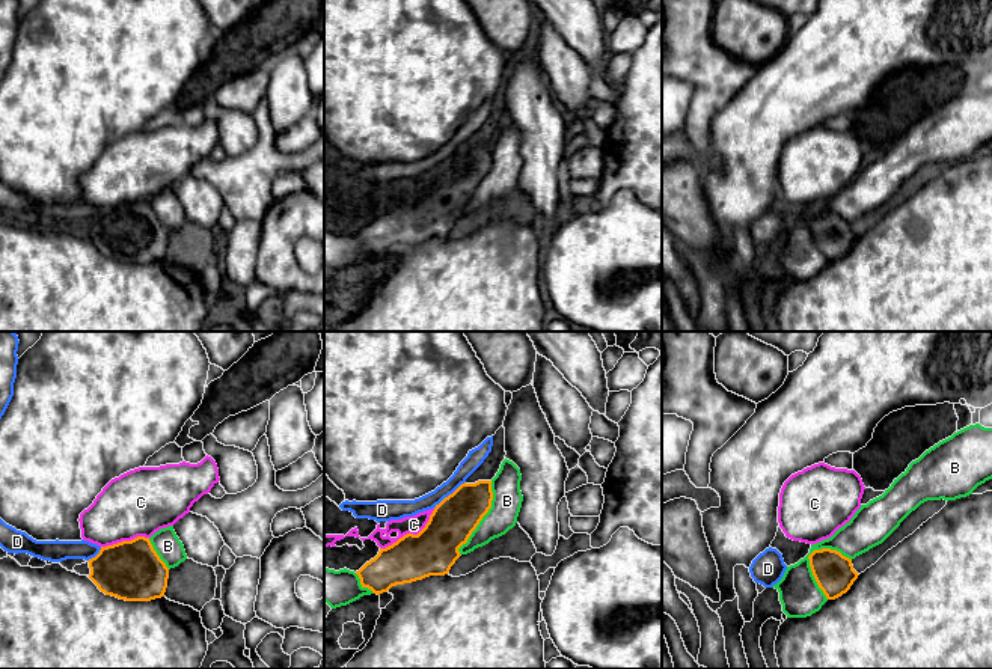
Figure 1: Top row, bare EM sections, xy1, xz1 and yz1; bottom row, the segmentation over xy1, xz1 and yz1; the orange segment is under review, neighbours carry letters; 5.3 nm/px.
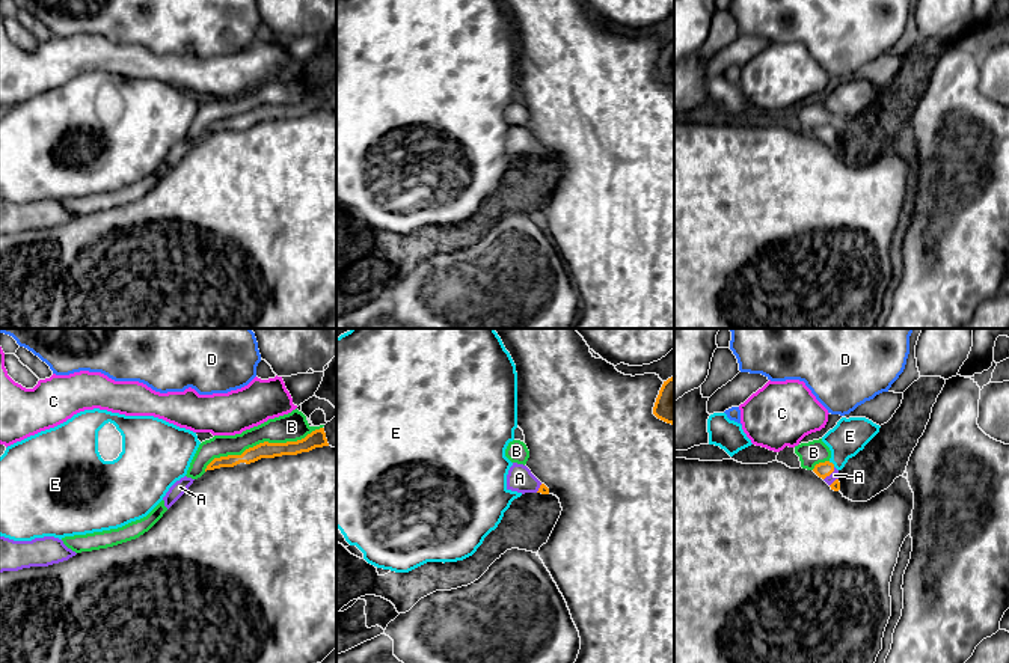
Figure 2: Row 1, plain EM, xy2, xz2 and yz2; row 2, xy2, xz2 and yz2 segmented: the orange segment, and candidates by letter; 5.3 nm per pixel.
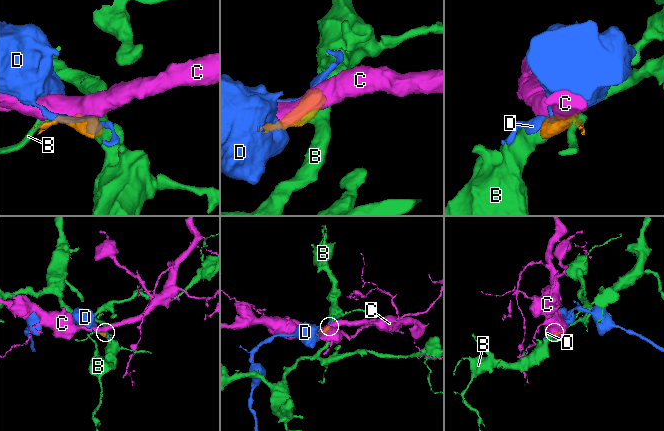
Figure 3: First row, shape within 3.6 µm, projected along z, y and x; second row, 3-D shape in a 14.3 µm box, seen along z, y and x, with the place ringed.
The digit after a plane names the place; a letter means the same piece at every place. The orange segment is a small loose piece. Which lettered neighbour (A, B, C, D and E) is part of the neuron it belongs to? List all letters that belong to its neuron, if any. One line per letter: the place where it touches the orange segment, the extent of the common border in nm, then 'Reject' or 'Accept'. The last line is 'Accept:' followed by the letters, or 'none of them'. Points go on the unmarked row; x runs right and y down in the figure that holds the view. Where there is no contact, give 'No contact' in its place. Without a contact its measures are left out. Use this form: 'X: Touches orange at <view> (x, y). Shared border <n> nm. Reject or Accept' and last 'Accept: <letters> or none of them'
A: Touches orange at yz2 (830, 136). Shared border 90 nm. Accept
B: Touches orange at xy2 (261, 106). Shared border 650 nm. Reject
C: Touches orange at xz1 (410, 196). Shared border 360 nm. Reject
D: Touches orange at xz1 (450, 157). Shared border 220 nm. Reject
E: Touches orange at yz2 (831, 125). Shared border 50 nm. Reject
Accept: A

